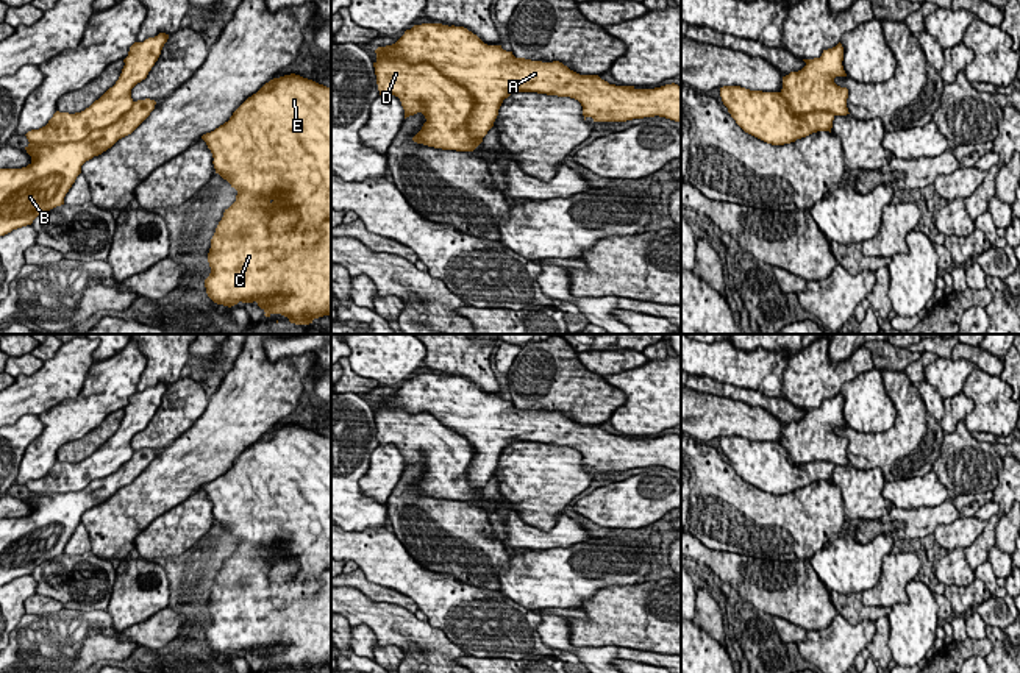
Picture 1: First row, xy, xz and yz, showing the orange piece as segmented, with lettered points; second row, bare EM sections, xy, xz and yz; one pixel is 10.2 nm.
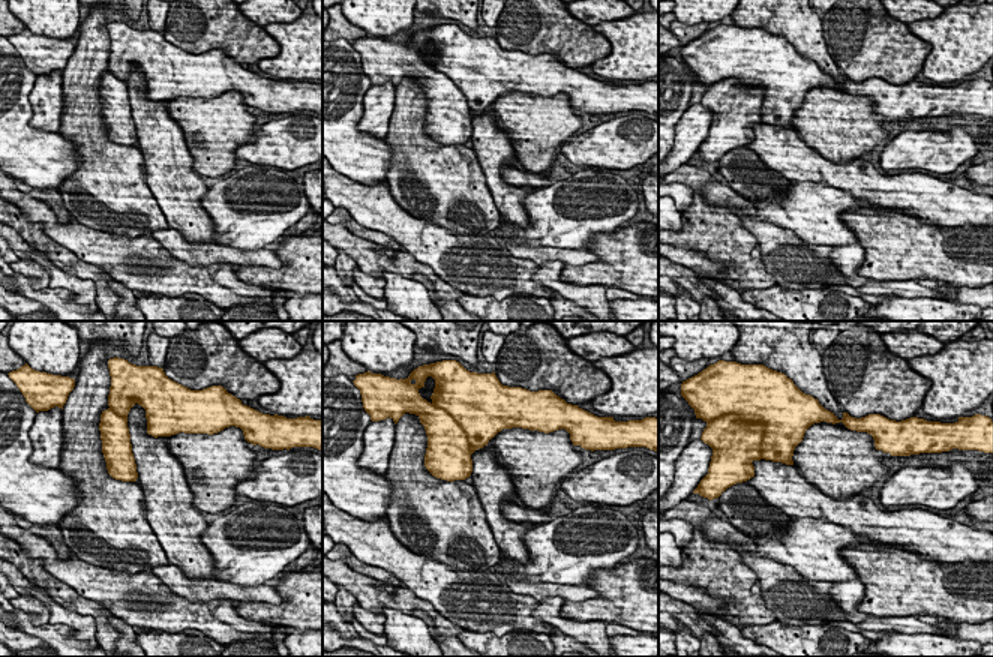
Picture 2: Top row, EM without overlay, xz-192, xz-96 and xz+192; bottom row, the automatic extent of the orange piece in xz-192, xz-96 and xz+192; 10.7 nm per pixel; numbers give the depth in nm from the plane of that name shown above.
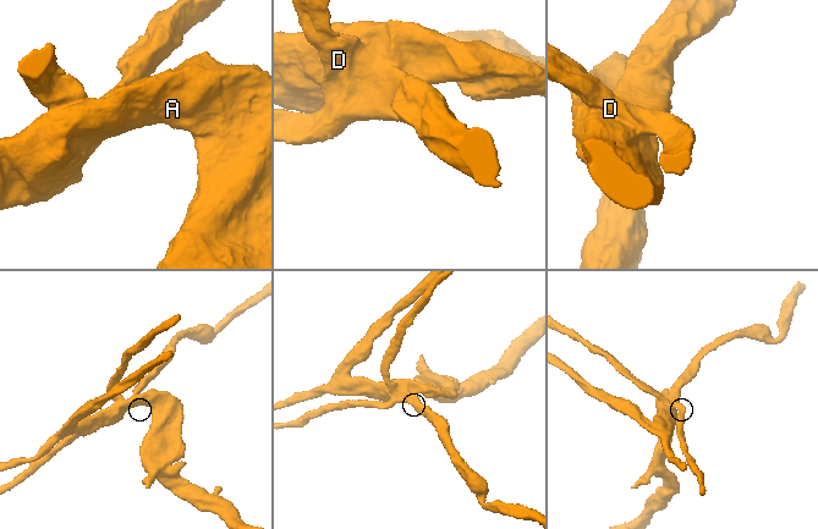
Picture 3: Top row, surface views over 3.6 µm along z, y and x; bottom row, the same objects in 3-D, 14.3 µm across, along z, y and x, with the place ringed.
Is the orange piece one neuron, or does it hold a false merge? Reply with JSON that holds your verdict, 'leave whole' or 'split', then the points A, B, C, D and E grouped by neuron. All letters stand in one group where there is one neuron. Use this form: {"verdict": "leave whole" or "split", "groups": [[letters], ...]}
{"verdict": "split", "groups": [["A", "B", "C", "E"], ["D"]]}

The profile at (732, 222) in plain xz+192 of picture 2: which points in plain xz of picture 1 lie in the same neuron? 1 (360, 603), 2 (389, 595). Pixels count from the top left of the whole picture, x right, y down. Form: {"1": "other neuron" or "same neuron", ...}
{"1": "other neuron", "2": "same neuron"}

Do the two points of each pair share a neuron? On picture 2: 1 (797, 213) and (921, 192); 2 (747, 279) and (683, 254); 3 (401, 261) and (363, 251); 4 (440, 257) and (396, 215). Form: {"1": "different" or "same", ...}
{"1": "different", "2": "different", "3": "same", "4": "same"}

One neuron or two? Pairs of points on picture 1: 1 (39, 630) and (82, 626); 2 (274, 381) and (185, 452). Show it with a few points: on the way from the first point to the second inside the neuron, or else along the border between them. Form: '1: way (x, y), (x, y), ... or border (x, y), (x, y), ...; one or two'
1: way (50, 639), (71, 637); one
2: way (252, 403), (206, 448); one

